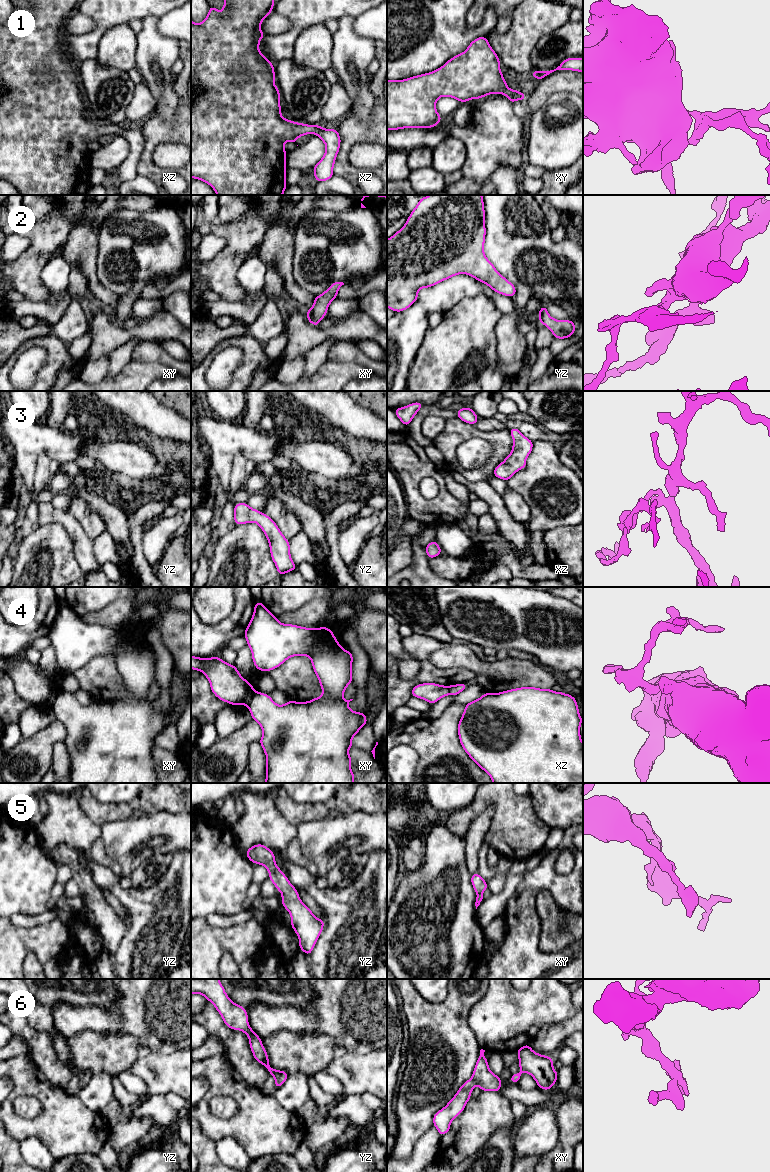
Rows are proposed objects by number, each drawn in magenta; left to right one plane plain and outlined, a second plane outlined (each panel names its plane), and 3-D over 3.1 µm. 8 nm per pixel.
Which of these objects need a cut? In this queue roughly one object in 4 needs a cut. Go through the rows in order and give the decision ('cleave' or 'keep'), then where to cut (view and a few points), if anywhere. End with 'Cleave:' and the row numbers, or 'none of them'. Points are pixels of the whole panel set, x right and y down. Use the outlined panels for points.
1: keep | no cut
2: keep | no cut
3: keep | no cut
4: cleave | xy (255, 692), (247, 705)
5: keep | no cut
6: keep | no cut
Cleave: 4

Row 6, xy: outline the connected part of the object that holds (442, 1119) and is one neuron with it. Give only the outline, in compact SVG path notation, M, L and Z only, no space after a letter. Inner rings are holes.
M480 1050L472 1078L464 1082L447 1105L434 1114L433 1125L441 1137L449 1132L452 1120L465 1109L475 1085L479 1086L482 1091L500 1091L502 1086L500 1077L489 1069L484 1052L485 1050Z

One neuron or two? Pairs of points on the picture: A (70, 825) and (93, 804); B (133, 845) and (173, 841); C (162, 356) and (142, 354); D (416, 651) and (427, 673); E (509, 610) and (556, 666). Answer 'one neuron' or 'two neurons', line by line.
A: two neurons
B: one neuron
C: one neuron
D: one neuron
E: one neuron

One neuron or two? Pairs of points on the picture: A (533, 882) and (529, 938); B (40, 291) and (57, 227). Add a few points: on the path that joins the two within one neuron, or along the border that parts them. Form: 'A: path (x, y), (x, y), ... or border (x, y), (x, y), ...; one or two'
A: path (527, 896), (527, 924); one
B: path (35, 275), (35, 257), (45, 243); one

